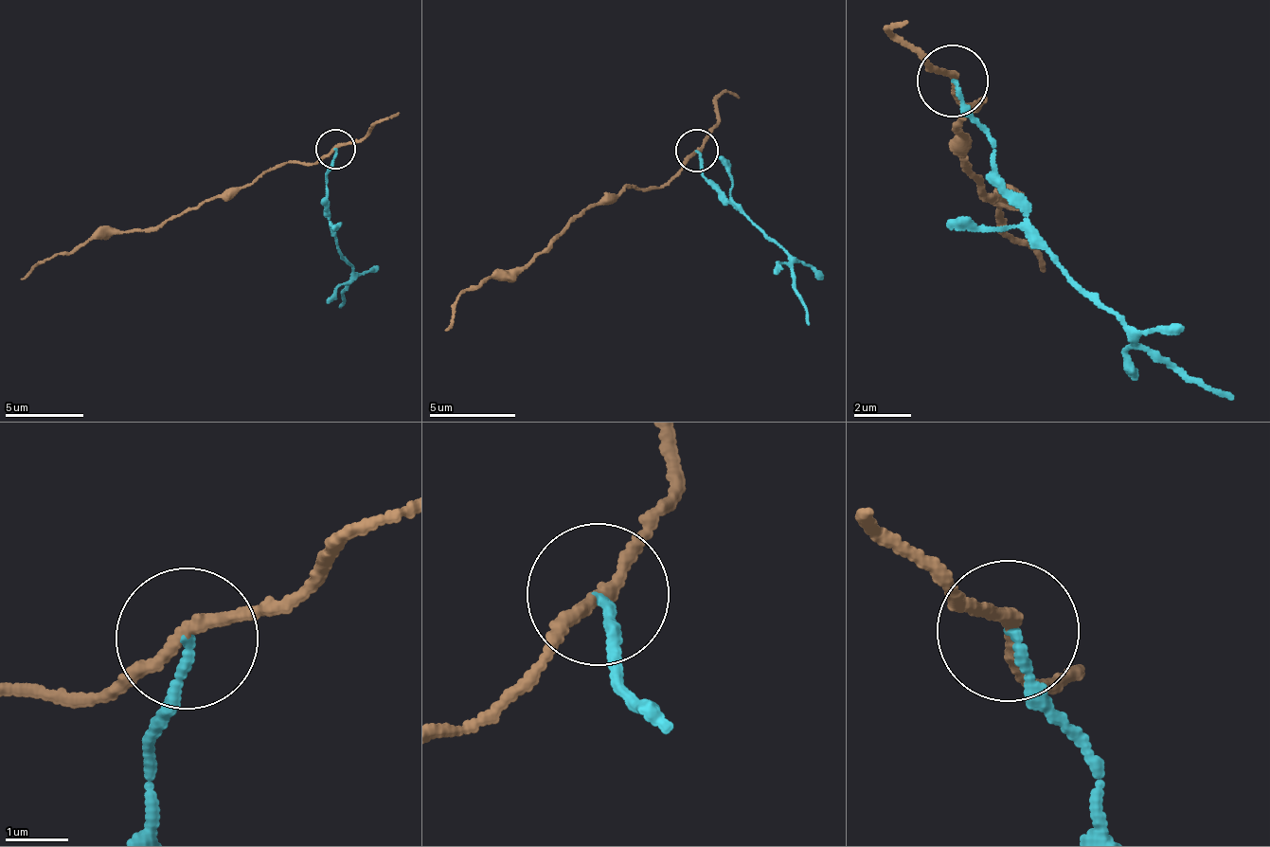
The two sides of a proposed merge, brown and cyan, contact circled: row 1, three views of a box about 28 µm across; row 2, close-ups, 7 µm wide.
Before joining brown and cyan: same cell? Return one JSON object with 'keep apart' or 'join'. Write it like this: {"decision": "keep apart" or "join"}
{"decision": "keep apart"}

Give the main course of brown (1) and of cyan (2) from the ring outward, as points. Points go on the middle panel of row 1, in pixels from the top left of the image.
1: (695, 152), (664, 184), (603, 198), (546, 247), (512, 270), (491, 271), (461, 292), (446, 330)
2: (695, 152), (708, 181), (789, 254), (808, 327)

